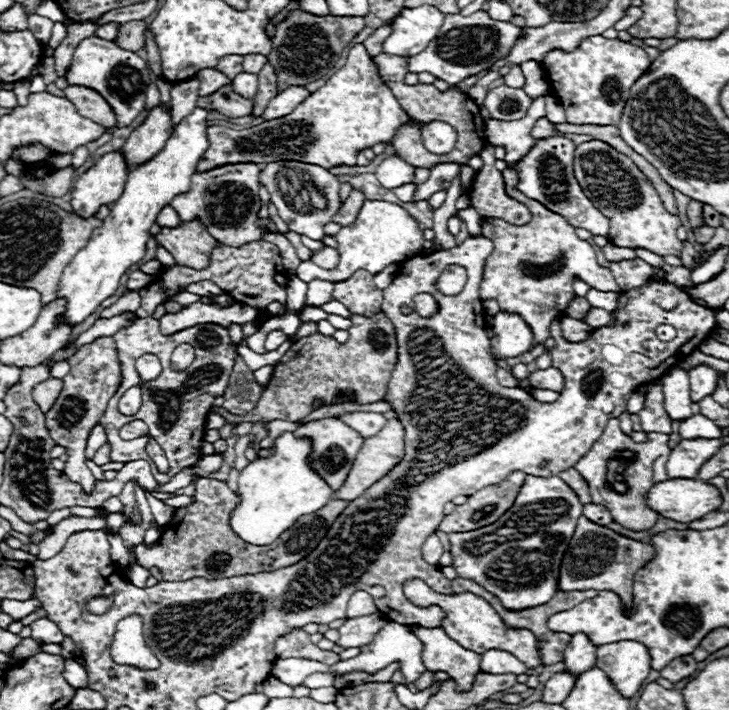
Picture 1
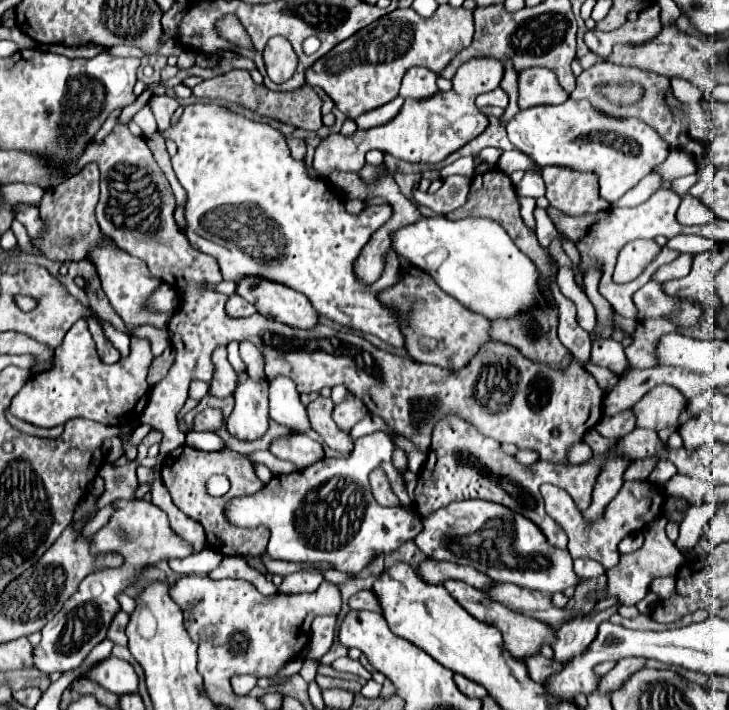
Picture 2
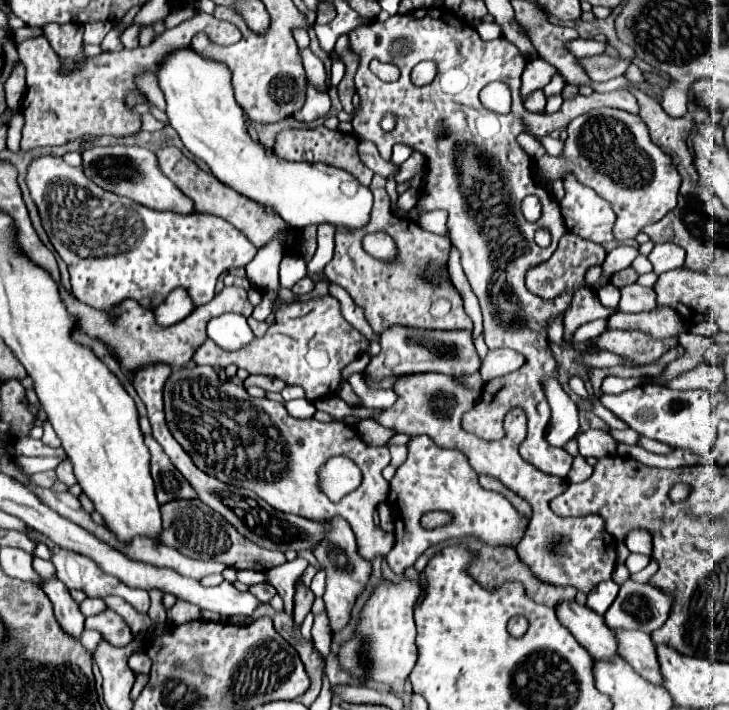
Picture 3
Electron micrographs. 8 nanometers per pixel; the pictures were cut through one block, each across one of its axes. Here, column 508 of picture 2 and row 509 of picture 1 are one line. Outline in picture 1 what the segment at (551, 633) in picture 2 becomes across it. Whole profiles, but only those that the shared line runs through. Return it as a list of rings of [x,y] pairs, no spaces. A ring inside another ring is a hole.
[[[612,418],[598,442],[574,466],[580,470],[580,474],[584,474],[584,480],[588,482],[592,502],[608,506],[608,510],[612,510],[614,522],[630,530],[648,530],[654,526],[658,514],[648,506],[648,490],[668,478],[666,462],[672,450],[668,446],[668,436],[658,432],[650,432],[646,436],[648,440],[634,442],[628,434],[622,432],[620,420]]]

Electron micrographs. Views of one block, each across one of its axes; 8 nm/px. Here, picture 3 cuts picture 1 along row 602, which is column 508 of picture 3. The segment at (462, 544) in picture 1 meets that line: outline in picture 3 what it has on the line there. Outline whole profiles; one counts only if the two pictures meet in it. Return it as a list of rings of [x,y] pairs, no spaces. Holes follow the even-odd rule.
[[[414,436],[410,440],[408,460],[396,470],[396,476],[390,482],[388,502],[394,518],[396,544],[386,554],[386,560],[400,576],[408,566],[414,566],[418,556],[432,544],[470,534],[480,536],[488,544],[518,544],[526,530],[526,518],[520,516],[504,496],[488,492],[480,486],[464,452],[440,448],[428,440],[428,436]],[[434,510],[450,512],[452,522],[440,528],[422,528],[420,518]]]

